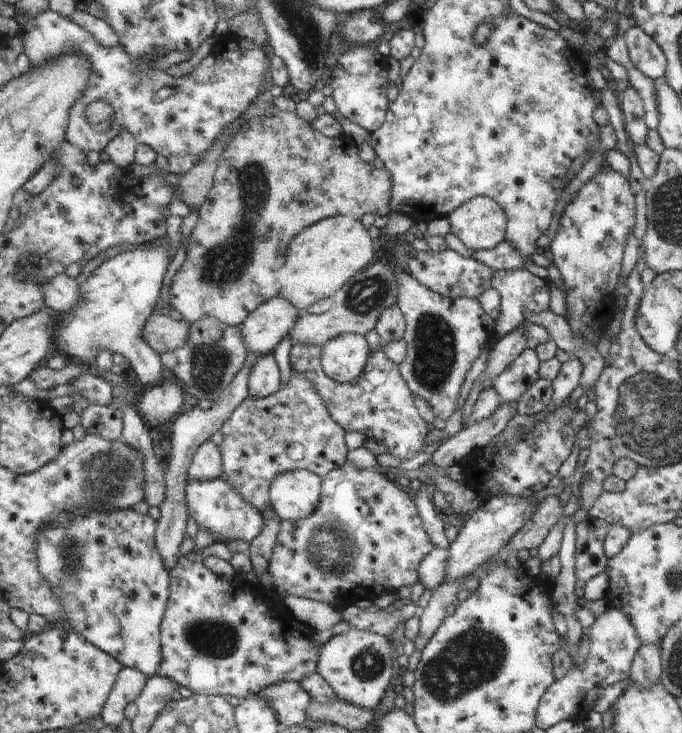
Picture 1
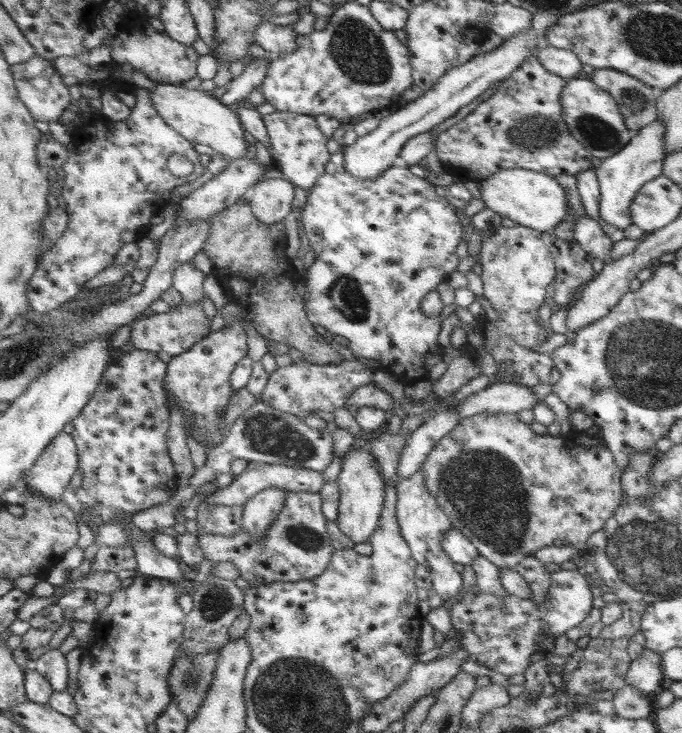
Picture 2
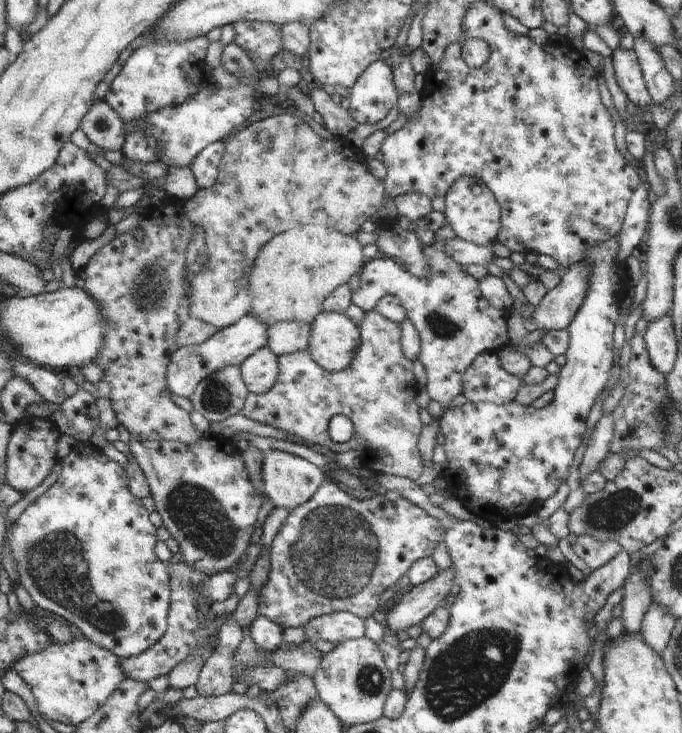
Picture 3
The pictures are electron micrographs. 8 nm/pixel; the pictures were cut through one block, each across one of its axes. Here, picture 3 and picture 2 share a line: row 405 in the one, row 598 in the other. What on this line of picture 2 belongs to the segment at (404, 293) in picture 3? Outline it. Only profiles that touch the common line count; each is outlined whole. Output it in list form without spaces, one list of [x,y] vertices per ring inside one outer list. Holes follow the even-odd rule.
[[[421,470],[415,472],[411,478],[397,482],[397,488],[399,488],[399,524],[403,528],[403,538],[407,538],[409,542],[411,558],[429,570],[431,590],[443,602],[447,602],[451,596],[455,596],[461,590],[461,574],[453,568],[455,562],[449,558],[449,554],[441,546],[443,536],[449,530],[453,530],[451,518],[447,518],[443,508],[437,504],[437,498],[427,490]]]

